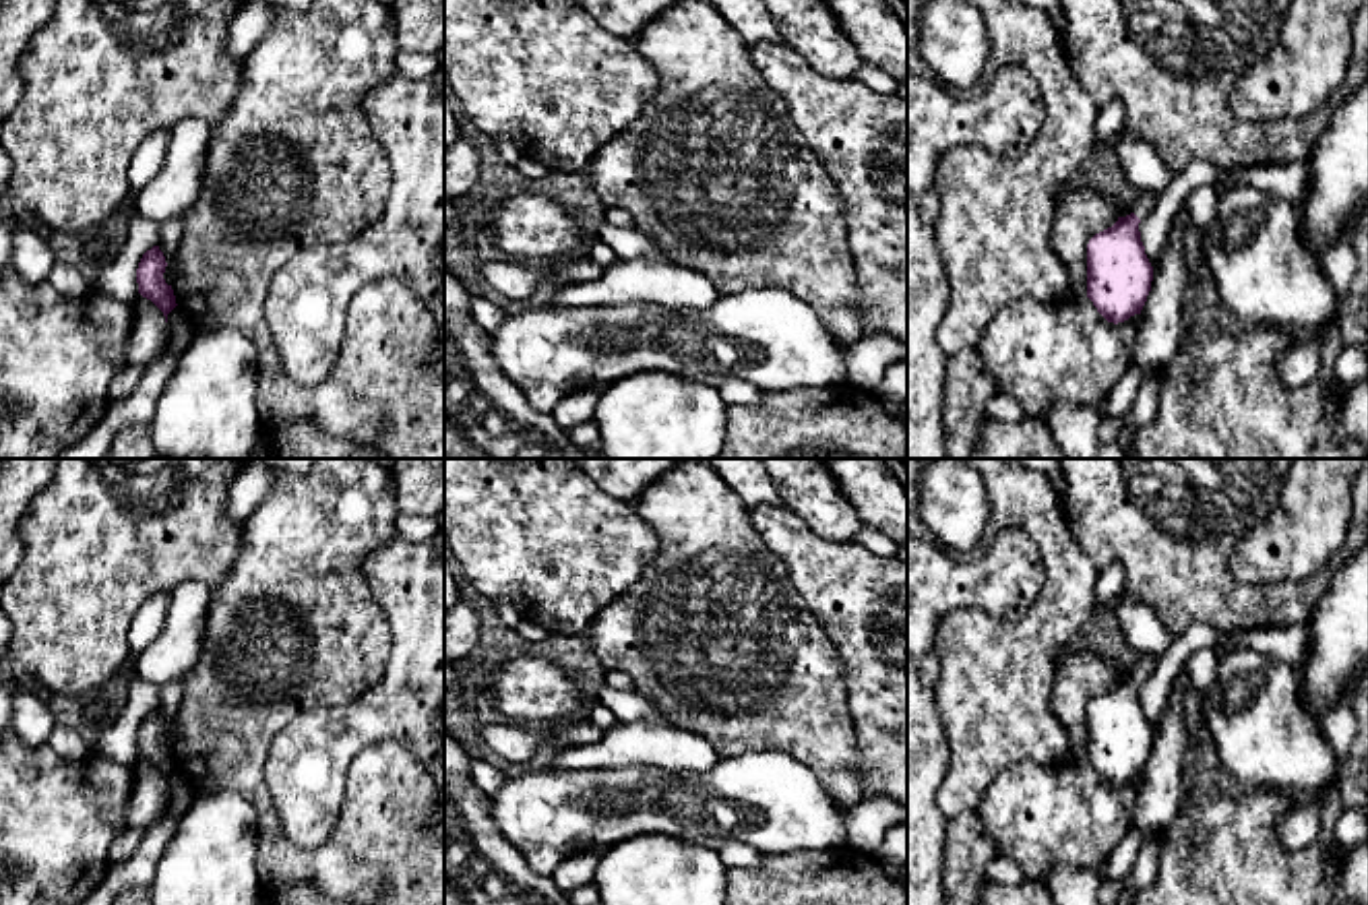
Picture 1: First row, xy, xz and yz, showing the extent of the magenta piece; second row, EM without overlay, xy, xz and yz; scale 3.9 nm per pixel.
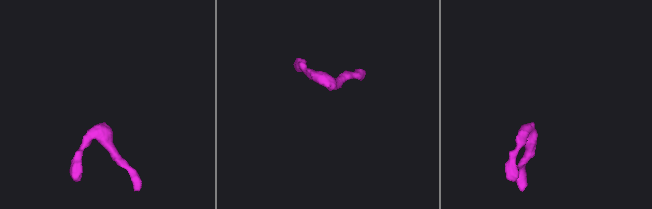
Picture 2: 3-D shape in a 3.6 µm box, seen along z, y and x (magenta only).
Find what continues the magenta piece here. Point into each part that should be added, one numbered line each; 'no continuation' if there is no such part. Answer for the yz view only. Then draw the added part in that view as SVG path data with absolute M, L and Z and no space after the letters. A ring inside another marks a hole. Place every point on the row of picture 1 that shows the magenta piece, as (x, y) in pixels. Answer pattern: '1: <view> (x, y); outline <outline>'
1: yz (1145, 203); outline M1141 190L1132 213L1145 219L1155 209L1157 194L1153 190Z

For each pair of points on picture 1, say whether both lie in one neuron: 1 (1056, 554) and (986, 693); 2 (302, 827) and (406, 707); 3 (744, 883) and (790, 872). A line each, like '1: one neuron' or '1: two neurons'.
1: one neuron
2: one neuron
3: one neuron

